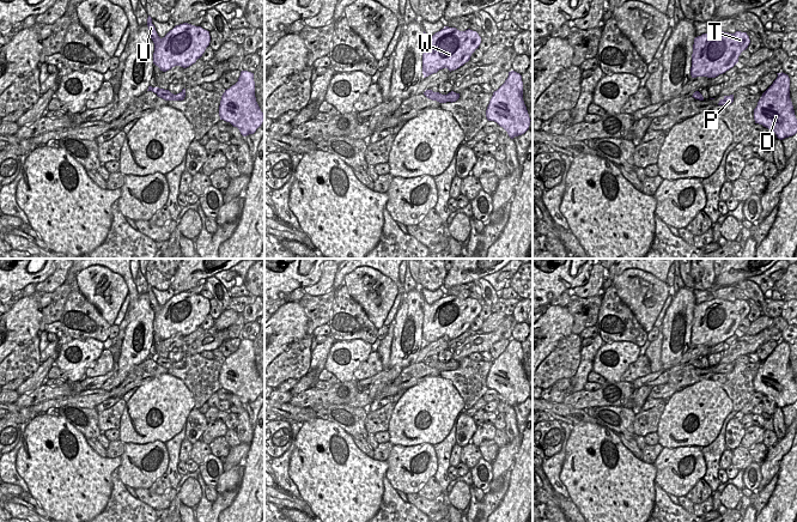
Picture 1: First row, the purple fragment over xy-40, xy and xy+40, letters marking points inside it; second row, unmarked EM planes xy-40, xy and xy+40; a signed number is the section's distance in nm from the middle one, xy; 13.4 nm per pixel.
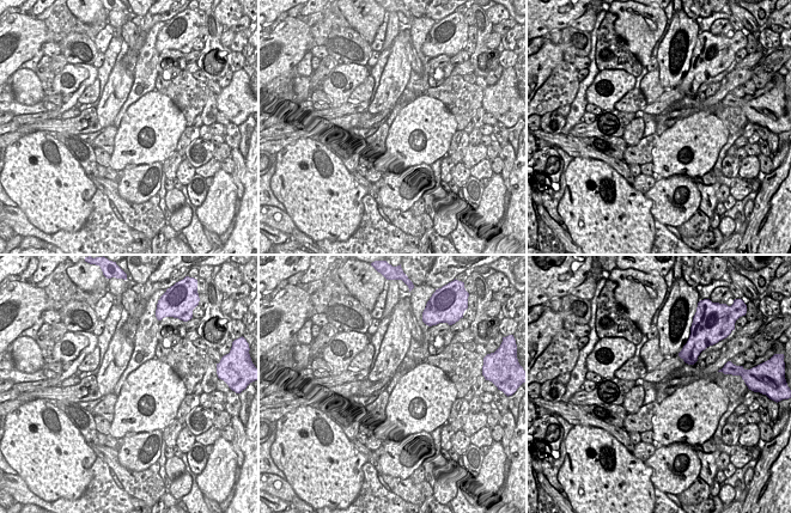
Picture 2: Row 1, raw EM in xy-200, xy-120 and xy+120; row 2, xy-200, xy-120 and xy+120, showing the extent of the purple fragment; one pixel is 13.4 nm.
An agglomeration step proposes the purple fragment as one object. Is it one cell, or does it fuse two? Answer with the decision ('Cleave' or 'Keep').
Keep

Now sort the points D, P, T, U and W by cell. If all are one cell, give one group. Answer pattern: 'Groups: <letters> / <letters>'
Groups: D P T U W

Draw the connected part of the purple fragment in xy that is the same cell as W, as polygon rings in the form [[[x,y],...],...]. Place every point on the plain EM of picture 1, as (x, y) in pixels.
[[[444,295],[433,304],[422,302],[422,342],[424,346],[448,336],[450,340],[460,336],[470,328],[479,316],[481,305],[470,297],[460,299],[456,296]]]

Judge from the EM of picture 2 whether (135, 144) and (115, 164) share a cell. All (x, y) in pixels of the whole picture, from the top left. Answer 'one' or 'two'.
one

